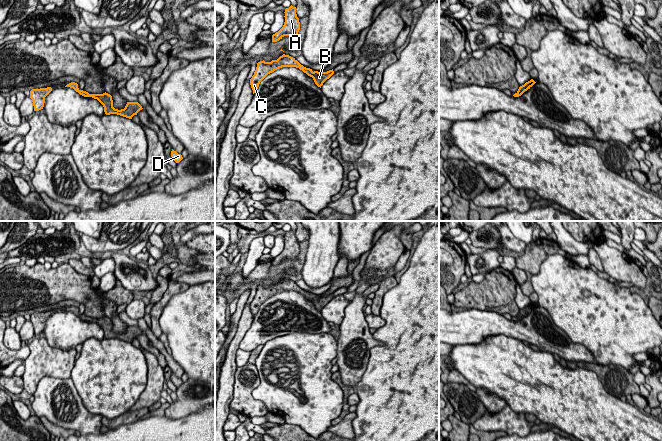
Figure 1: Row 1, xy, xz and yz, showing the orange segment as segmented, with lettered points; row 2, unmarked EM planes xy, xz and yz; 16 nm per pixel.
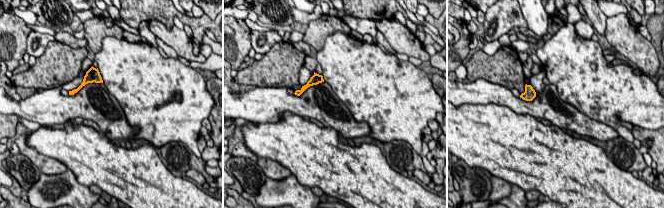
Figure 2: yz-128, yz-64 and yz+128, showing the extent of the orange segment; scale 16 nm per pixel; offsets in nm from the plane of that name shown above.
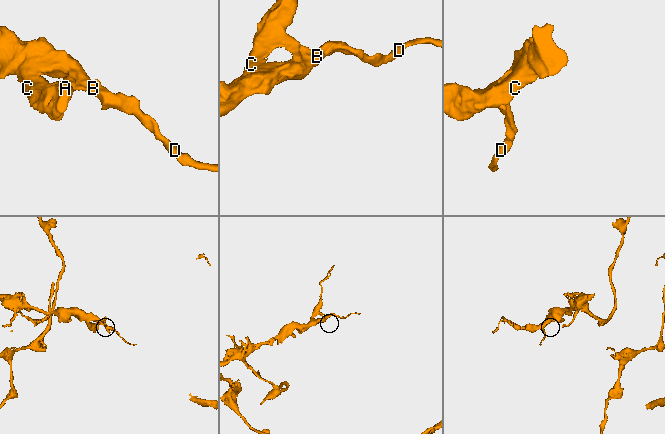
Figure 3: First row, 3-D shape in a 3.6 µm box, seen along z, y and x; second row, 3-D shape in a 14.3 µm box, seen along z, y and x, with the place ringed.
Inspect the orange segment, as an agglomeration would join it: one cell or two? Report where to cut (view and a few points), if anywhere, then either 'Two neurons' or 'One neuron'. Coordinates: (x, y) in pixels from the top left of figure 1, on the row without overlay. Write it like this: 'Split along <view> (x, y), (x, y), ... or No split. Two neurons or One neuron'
No split. One neuron

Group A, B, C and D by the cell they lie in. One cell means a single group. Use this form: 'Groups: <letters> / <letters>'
Groups: A B C D

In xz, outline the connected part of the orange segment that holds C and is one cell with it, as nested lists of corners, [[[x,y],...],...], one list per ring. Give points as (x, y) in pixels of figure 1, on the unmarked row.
[[[283,278],[277,284],[272,284],[271,286],[260,285],[257,287],[256,294],[254,299],[250,303],[250,309],[253,314],[253,318],[259,311],[260,306],[270,297],[274,296],[275,294],[282,292],[282,291],[296,291],[306,297],[308,300],[312,301],[315,308],[321,312],[323,307],[329,303],[333,298],[334,295],[329,294],[327,296],[318,296],[312,295],[310,292],[306,292],[301,289],[295,282]]]

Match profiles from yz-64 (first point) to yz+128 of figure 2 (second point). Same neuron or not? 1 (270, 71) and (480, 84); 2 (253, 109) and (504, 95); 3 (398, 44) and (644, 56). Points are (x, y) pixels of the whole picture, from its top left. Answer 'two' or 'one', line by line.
1: two
2: one
3: one

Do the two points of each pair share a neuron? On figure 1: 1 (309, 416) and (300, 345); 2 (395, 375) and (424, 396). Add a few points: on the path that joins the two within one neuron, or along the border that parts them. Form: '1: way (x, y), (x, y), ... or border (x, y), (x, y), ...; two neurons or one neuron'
1: way (313, 398), (313, 363); one neuron
2: way (402, 375), (417, 389); one neuron

